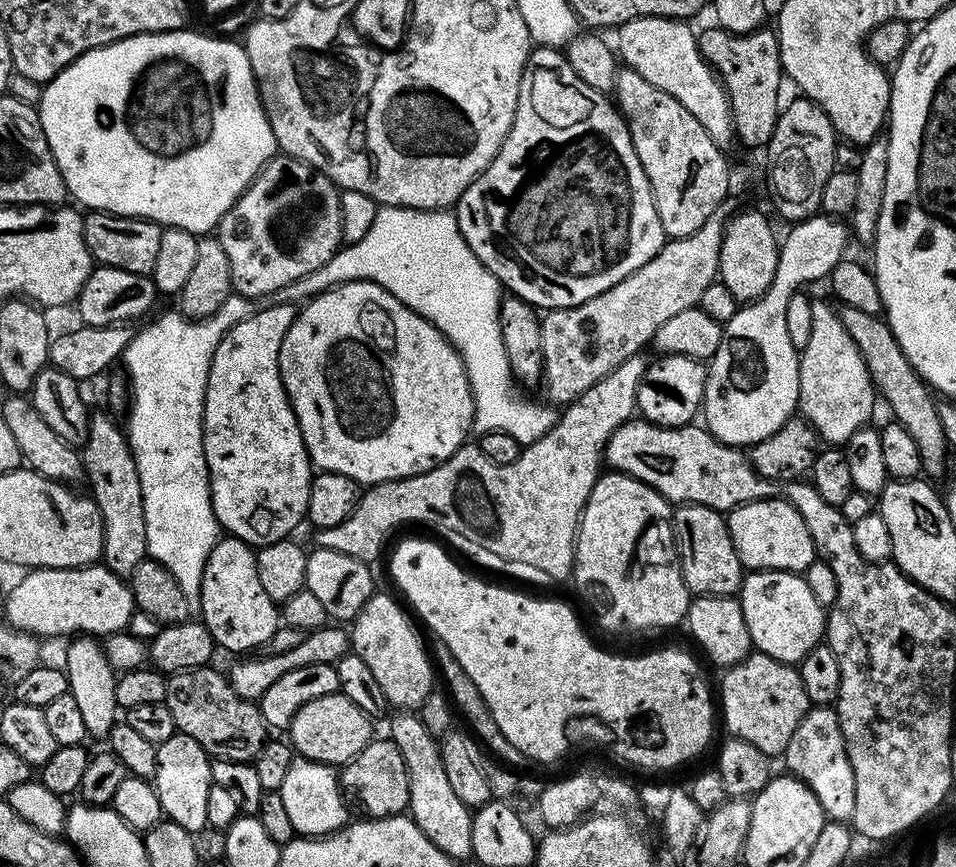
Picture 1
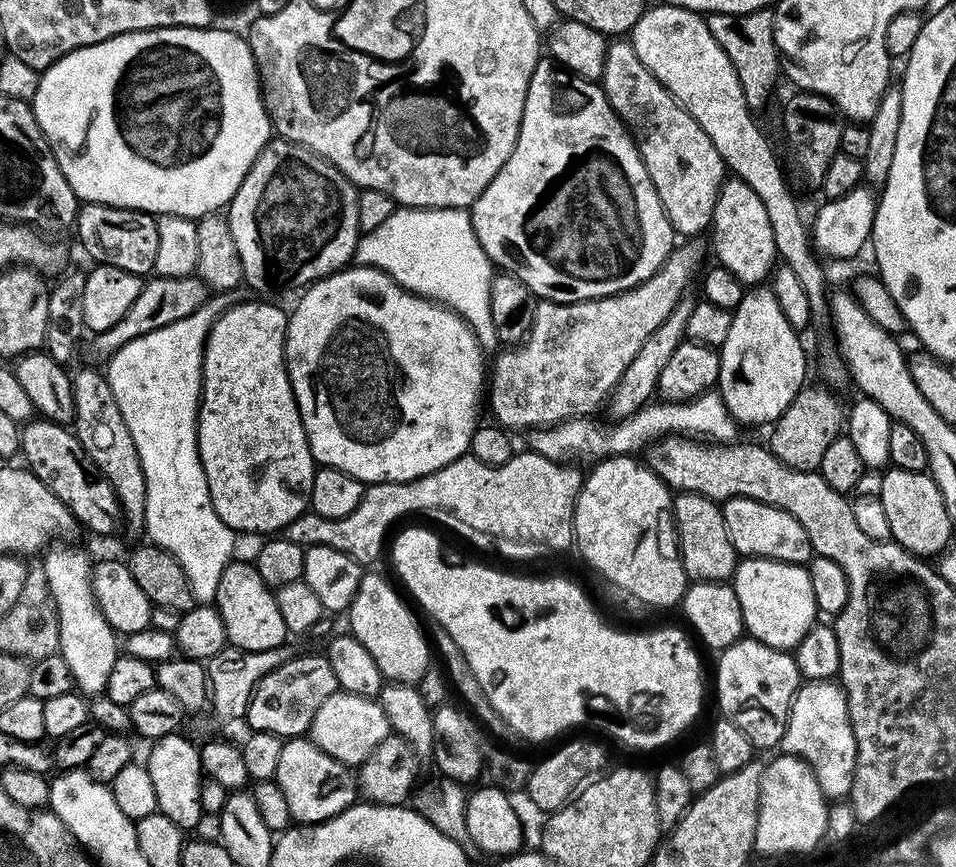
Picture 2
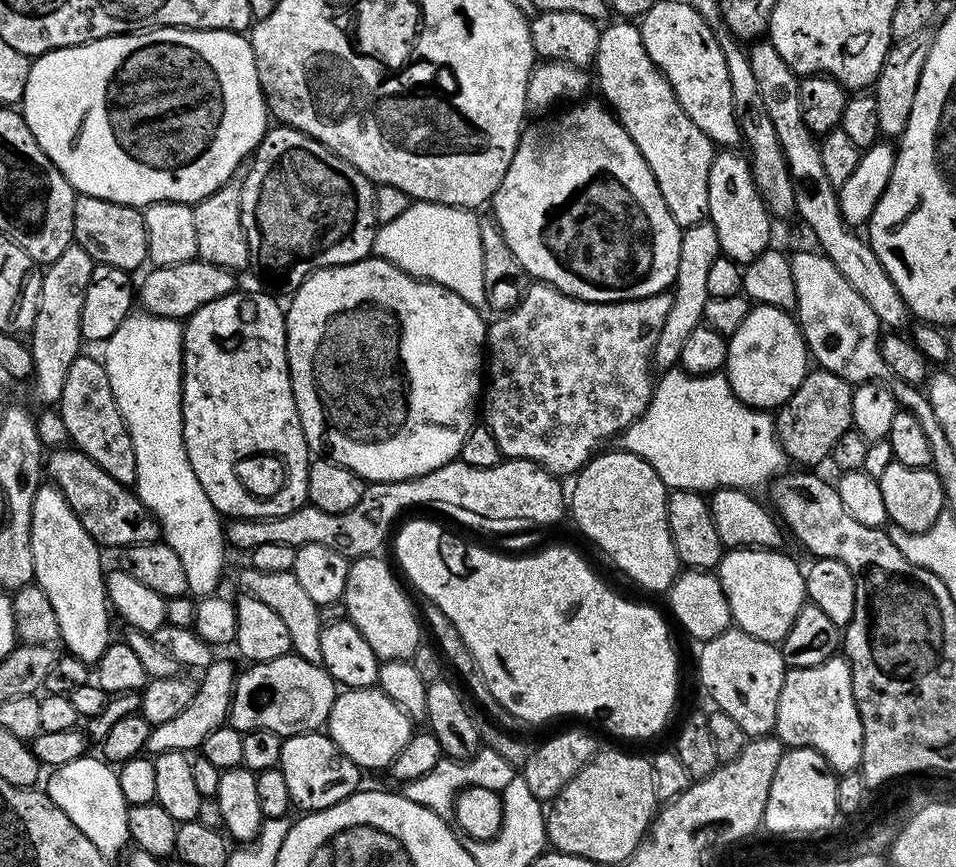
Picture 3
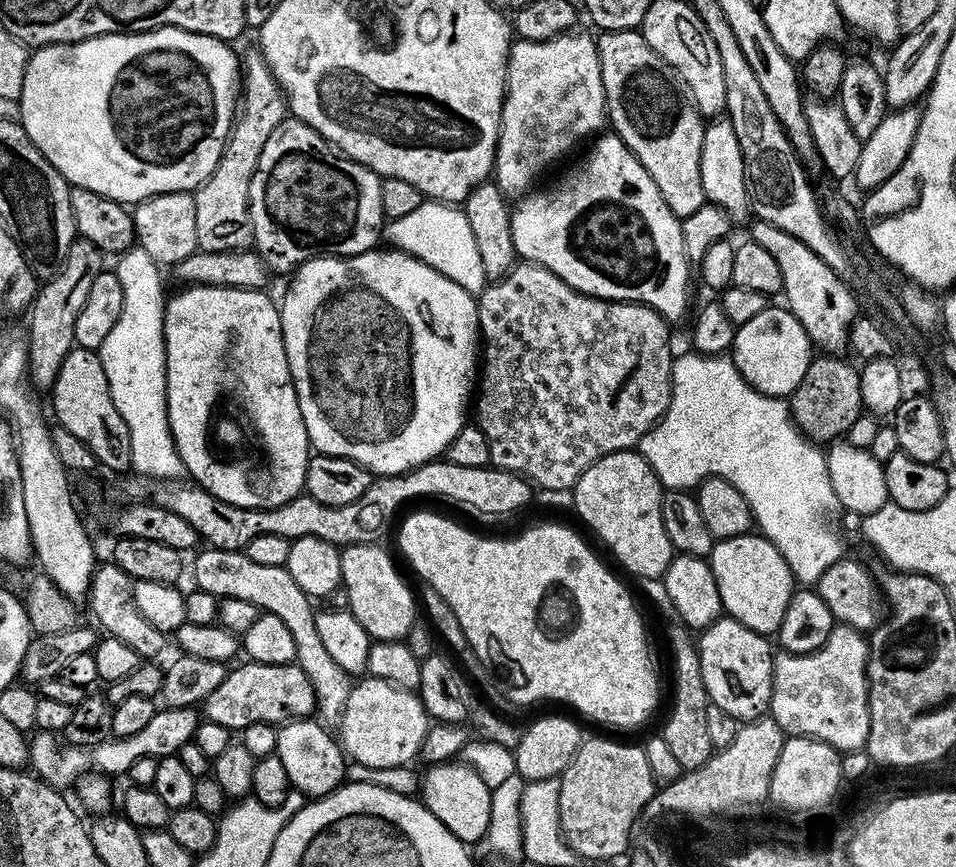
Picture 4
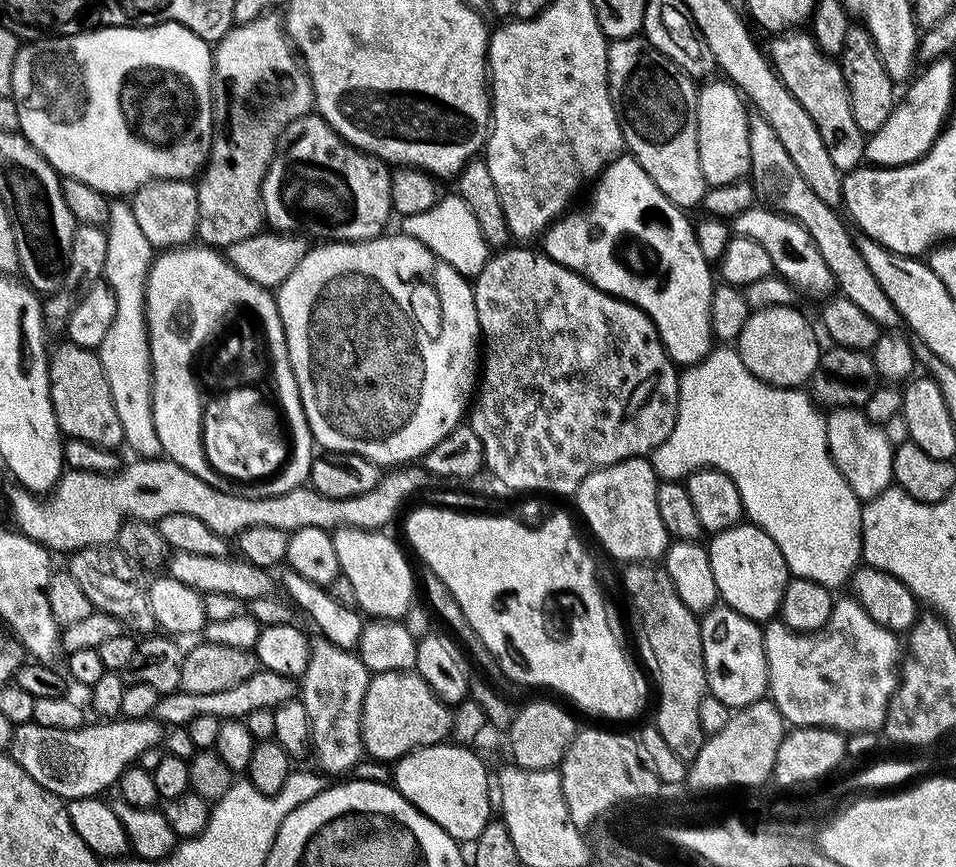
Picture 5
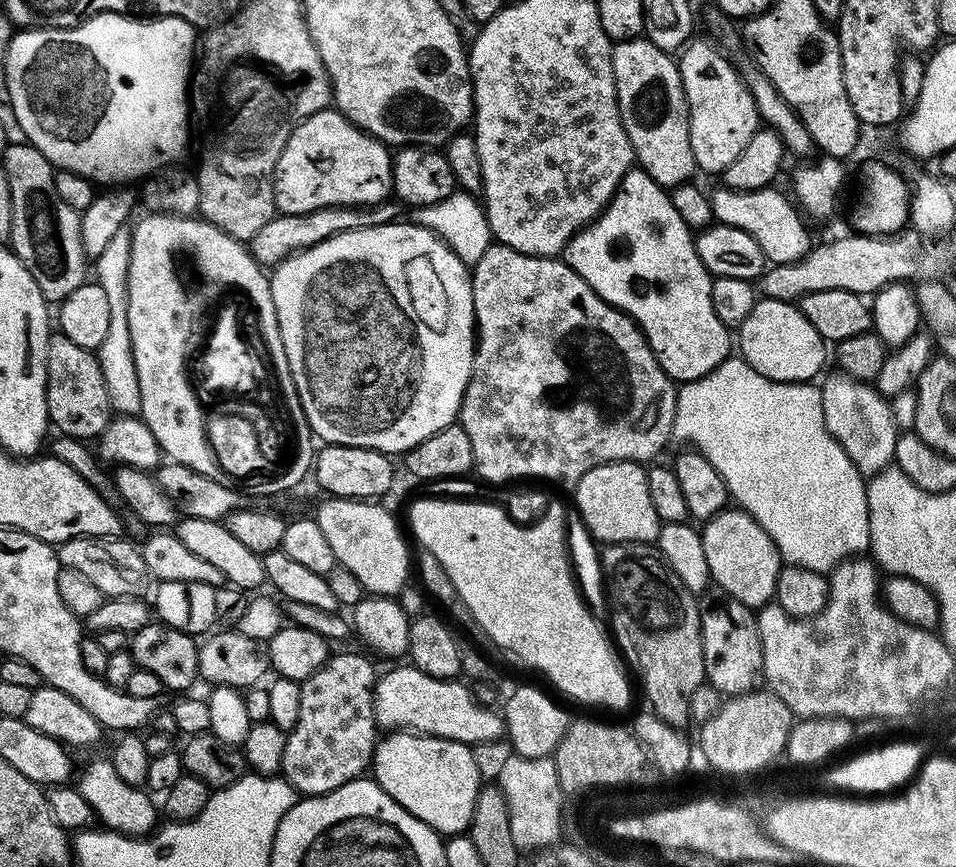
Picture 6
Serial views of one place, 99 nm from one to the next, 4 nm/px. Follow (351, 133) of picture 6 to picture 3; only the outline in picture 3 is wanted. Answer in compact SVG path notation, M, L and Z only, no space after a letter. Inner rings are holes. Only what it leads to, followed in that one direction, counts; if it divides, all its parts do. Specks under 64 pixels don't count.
M272 126L264 133L260 139L260 145L256 147L254 155L251 157L250 163L247 165L246 171L243 173L244 184L239 185L240 189L240 213L242 214L242 226L246 230L246 242L250 250L250 258L248 263L251 271L256 271L256 276L269 289L275 290L277 293L285 292L291 294L295 292L298 286L302 286L302 282L312 272L318 271L319 268L337 268L343 264L353 264L359 260L369 259L372 252L372 243L376 237L376 215L374 214L374 194L376 189L366 174L362 174L354 166L350 166L350 162L346 162L337 152L332 152L322 142L318 142L314 138L310 138L305 132L300 132L296 128L287 126Z

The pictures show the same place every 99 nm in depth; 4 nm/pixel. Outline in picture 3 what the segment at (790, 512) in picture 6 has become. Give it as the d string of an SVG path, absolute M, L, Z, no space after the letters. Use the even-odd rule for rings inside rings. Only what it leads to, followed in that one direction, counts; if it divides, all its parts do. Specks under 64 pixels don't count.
M677 366L667 369L661 376L664 377L661 380L659 377L655 381L652 397L646 411L622 433L622 441L624 440L622 448L623 451L634 454L646 461L654 470L654 474L658 474L658 478L662 478L665 488L669 490L681 488L682 490L690 490L691 492L699 492L701 494L708 494L717 488L723 487L756 490L759 484L765 483L764 485L767 485L785 467L783 464L786 464L786 457L782 449L780 449L780 441L776 438L776 422L773 413L768 410L749 408L748 405L743 404L734 394L727 375L692 376L689 372L685 372L683 368Z

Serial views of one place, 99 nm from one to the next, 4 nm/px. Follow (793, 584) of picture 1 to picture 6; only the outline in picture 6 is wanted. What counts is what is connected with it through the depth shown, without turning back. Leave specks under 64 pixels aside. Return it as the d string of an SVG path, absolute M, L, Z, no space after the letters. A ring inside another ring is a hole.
M736 506L718 513L703 525L702 546L706 546L706 562L719 591L738 598L738 602L753 610L773 603L782 557L776 544L753 516Z

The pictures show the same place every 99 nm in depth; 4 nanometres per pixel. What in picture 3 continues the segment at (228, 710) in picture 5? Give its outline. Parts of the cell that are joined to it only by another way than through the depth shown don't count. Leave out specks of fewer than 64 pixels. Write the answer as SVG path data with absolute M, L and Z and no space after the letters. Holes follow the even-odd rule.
M289 654L282 658L267 660L264 664L252 662L247 667L248 669L245 672L243 669L236 679L236 689L232 695L232 709L228 711L228 720L233 728L243 733L270 730L283 738L315 732L327 725L328 715L338 695L338 685L323 664L315 664L301 656Z

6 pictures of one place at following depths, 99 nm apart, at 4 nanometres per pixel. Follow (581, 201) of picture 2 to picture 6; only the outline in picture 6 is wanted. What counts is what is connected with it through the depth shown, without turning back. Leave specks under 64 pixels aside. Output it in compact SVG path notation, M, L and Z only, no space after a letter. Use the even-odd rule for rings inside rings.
M639 166L632 167L622 178L618 190L612 195L612 201L601 212L598 219L593 220L587 228L583 228L581 232L573 236L566 249L566 262L607 304L614 305L620 311L626 313L629 318L636 321L637 326L643 330L644 336L648 339L648 344L654 350L654 354L658 358L662 370L672 380L687 382L708 376L710 370L714 370L722 361L729 359L731 352L728 351L731 348L733 351L734 336L730 329L720 321L718 314L714 314L714 306L710 298L710 290L712 289L714 277L711 272L706 270L706 266L702 266L702 258L698 258L693 229L688 228L686 222L682 222L682 218L678 218L678 210L674 210L674 202L671 195L669 195L661 184L654 182L654 178L650 178L650 174L646 174L643 168Z

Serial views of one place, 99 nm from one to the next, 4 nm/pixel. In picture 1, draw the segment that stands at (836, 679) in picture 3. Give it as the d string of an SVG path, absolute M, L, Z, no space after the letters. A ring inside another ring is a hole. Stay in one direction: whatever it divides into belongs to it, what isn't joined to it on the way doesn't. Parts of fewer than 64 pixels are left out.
M809 707L808 713L798 722L782 754L783 760L788 767L785 769L791 775L810 786L810 790L814 790L814 798L818 798L829 821L851 821L854 814L854 770L846 754L844 735L836 717L835 707Z

